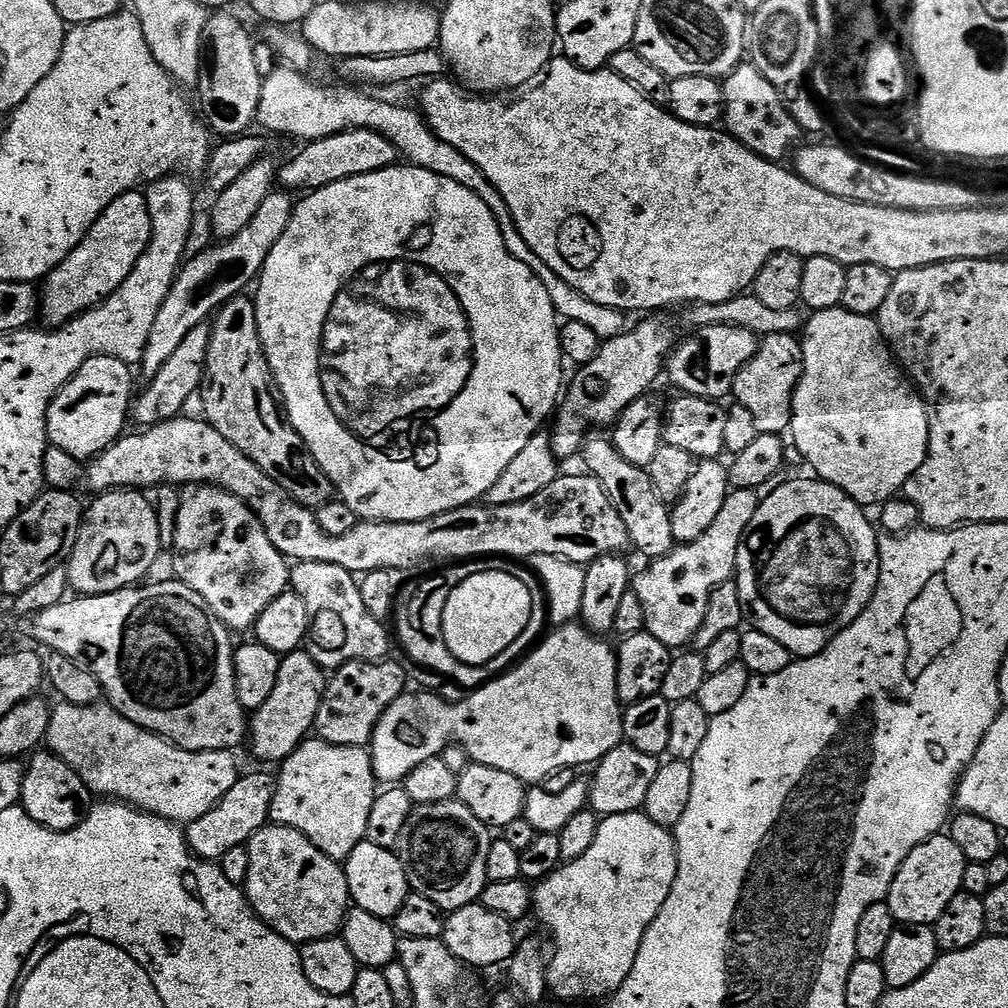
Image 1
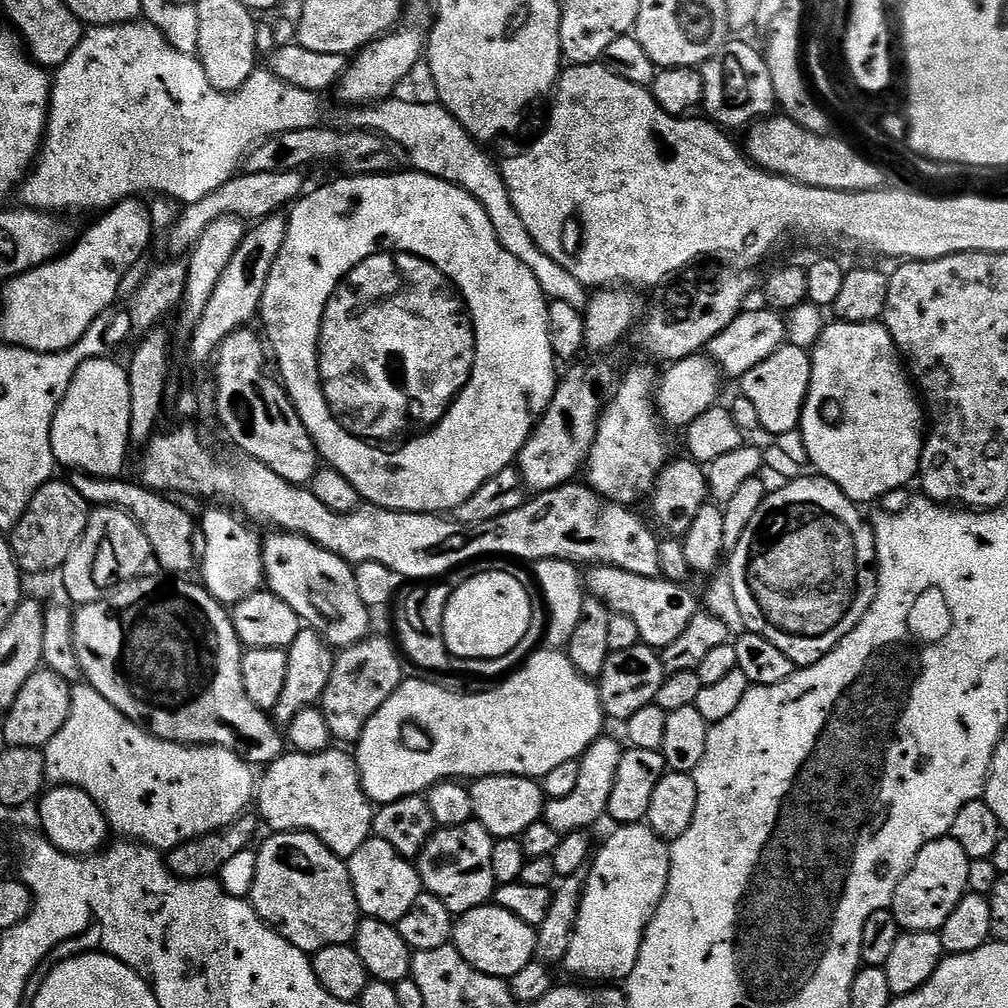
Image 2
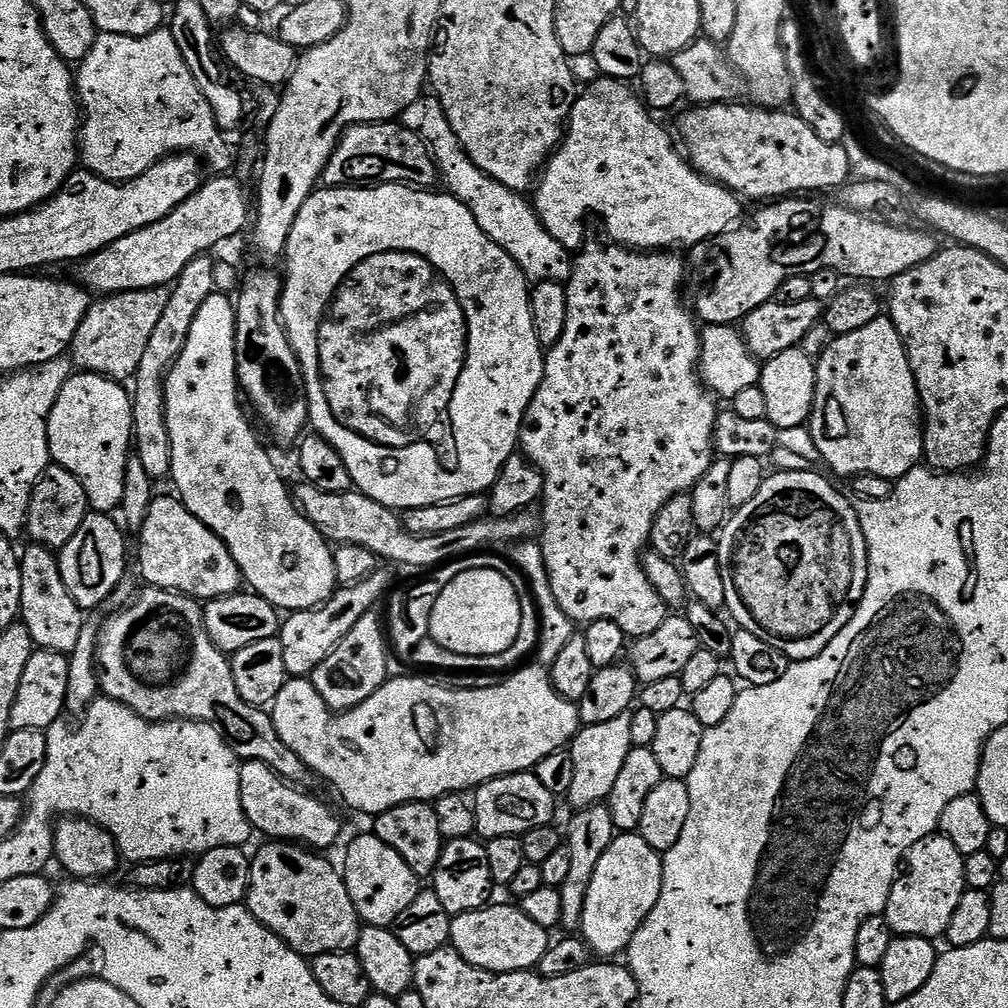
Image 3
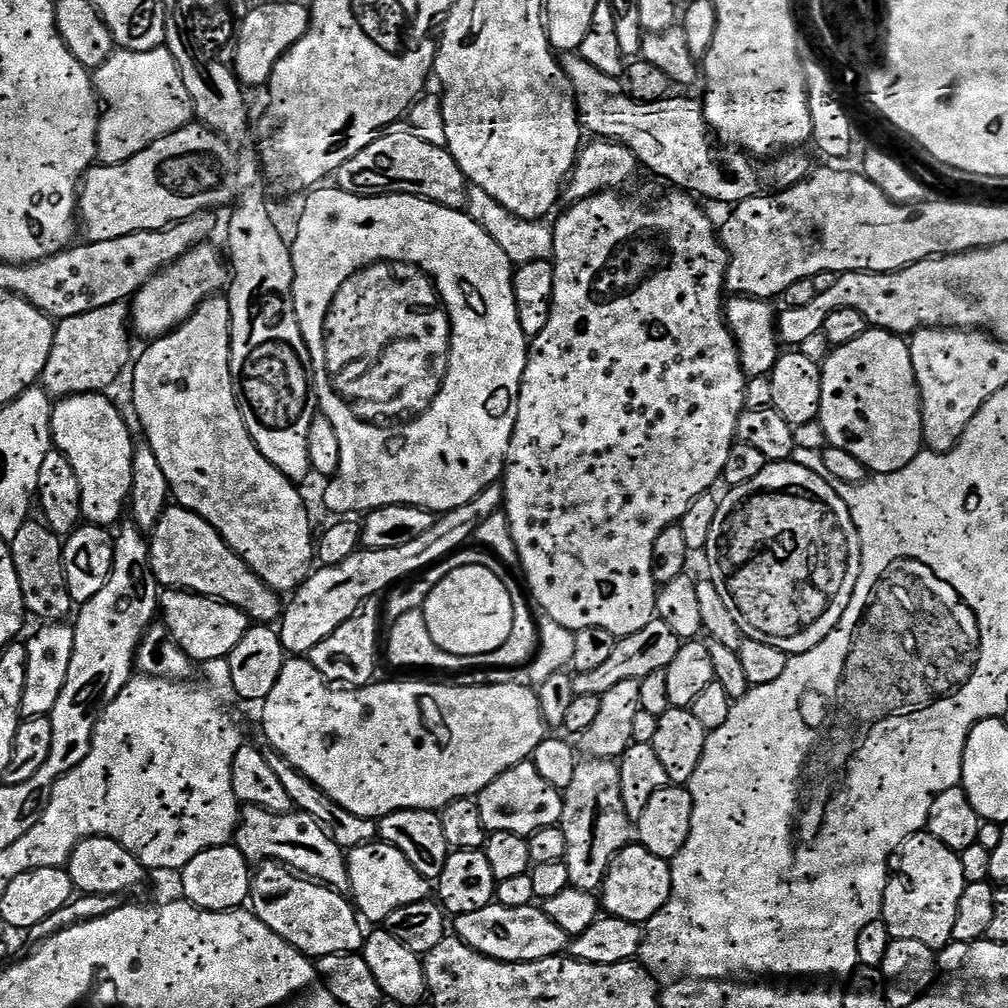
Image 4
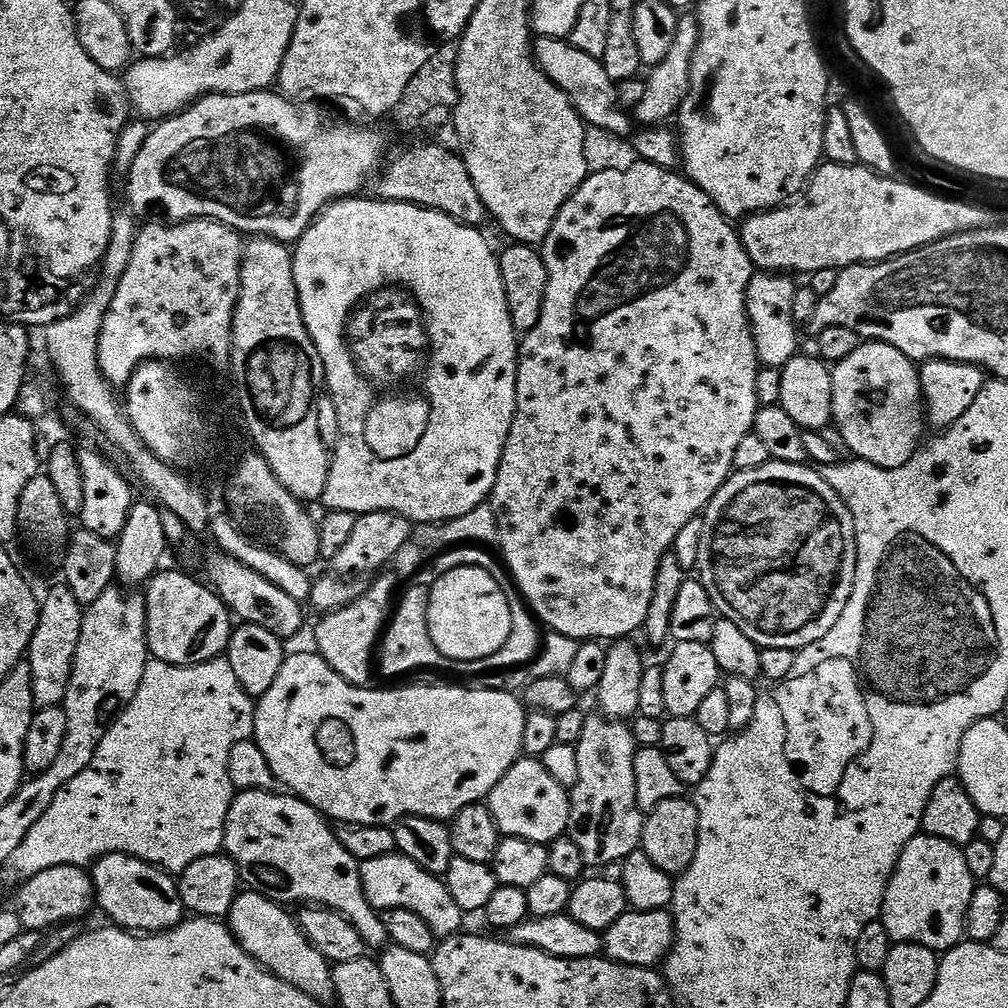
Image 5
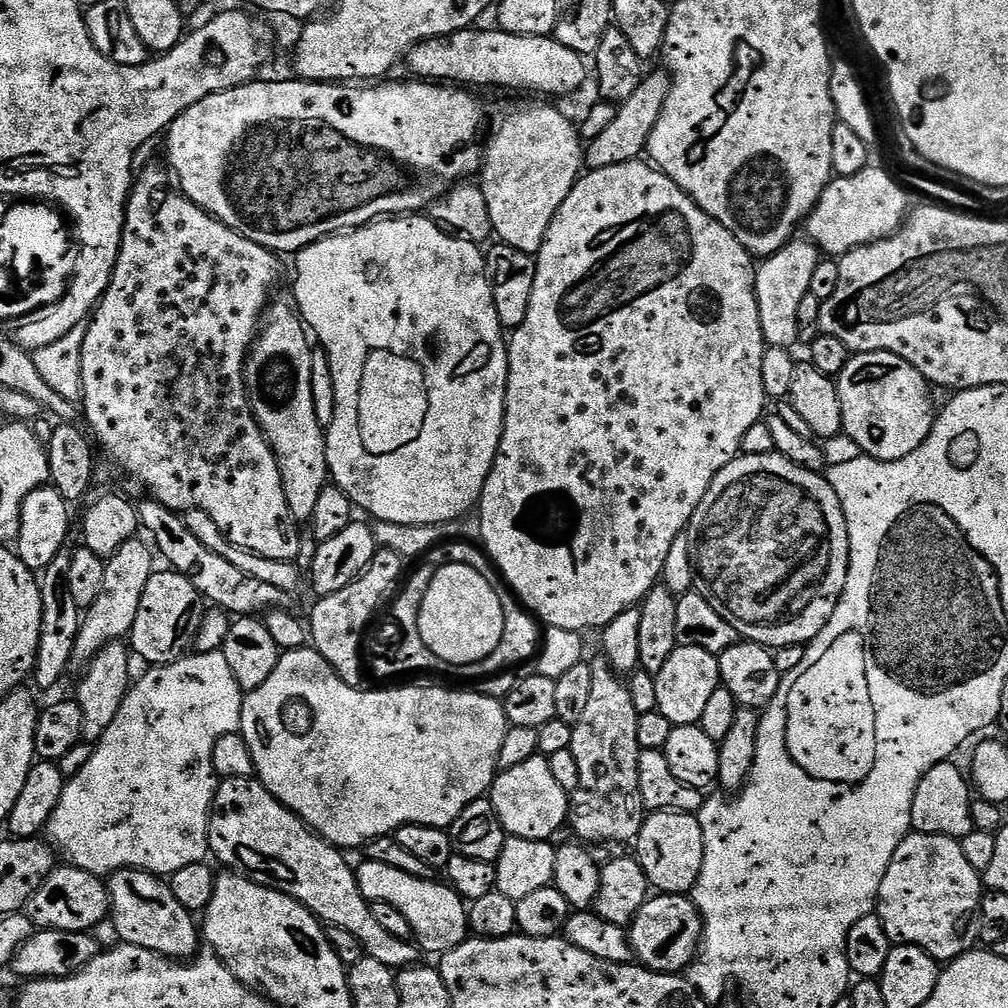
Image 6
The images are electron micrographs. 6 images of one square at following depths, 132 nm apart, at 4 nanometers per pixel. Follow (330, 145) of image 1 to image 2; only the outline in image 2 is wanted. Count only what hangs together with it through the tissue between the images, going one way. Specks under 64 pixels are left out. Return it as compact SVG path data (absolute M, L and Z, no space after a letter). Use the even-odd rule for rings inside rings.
M250 172L233 176L230 182L226 182L226 186L214 190L214 194L206 194L202 202L187 205L177 215L175 224L167 233L169 246L176 251L173 253L189 253L198 242L198 238L202 238L206 226L210 226L212 222L223 216L238 216L245 222L259 222L266 216L277 215L300 199L305 191L302 177L300 172L275 172L274 174Z

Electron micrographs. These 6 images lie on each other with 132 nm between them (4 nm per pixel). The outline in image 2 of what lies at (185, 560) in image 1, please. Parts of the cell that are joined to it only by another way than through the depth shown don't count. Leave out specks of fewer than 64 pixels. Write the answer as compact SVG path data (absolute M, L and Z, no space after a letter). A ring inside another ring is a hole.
M220 508L206 513L198 520L198 536L201 541L204 539L204 548L202 544L202 551L198 556L198 572L200 570L201 576L199 579L202 587L218 603L234 606L261 591L265 583L264 554L261 537L256 537L251 532L253 529L239 515L231 516L230 513L223 512L228 510Z

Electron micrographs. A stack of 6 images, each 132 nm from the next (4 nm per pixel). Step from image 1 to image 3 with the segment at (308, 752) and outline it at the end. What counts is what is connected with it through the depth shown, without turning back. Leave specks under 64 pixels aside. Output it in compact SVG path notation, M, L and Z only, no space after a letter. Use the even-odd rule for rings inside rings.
M245 760L240 766L242 810L253 829L276 842L299 842L312 850L328 848L340 836L340 820L328 804L283 780L270 766Z

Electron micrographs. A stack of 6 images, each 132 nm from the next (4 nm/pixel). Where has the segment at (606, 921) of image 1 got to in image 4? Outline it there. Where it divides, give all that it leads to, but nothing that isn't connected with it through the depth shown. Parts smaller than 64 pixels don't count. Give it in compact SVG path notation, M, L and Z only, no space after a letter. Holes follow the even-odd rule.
M630 842L616 856L608 868L602 885L602 908L609 917L644 926L666 902L672 893L672 865L667 860L650 854L638 842Z

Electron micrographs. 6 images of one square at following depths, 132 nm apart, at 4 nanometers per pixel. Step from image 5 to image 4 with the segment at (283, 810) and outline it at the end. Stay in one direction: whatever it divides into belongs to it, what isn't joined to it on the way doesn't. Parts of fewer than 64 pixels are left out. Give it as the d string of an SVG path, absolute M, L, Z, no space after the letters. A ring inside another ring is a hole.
M245 807L236 825L234 844L249 862L279 862L309 880L328 884L338 892L349 891L345 849L339 848L334 838L330 838L330 834L326 834L326 830L322 830L322 826L318 826L310 814L299 810L271 812L265 808Z

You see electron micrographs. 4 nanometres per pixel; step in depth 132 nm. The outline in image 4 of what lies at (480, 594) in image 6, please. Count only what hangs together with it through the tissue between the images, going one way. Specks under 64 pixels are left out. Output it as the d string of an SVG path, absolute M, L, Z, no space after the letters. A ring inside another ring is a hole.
M464 564L448 571L446 578L430 590L422 611L430 638L452 658L485 656L498 650L514 626L514 606L506 580L480 564Z

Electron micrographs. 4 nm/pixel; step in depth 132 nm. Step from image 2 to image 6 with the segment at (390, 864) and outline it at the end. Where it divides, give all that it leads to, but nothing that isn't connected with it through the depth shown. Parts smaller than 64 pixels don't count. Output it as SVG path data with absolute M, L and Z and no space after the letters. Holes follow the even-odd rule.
M365 859L363 863L361 868L355 869L355 873L364 899L372 904L386 902L386 906L398 909L406 917L406 922L410 922L415 943L425 953L443 954L469 939L466 901L447 883L439 884L436 878L414 878L414 874L406 874L406 870L394 870L394 866L382 866L382 862L370 859Z

